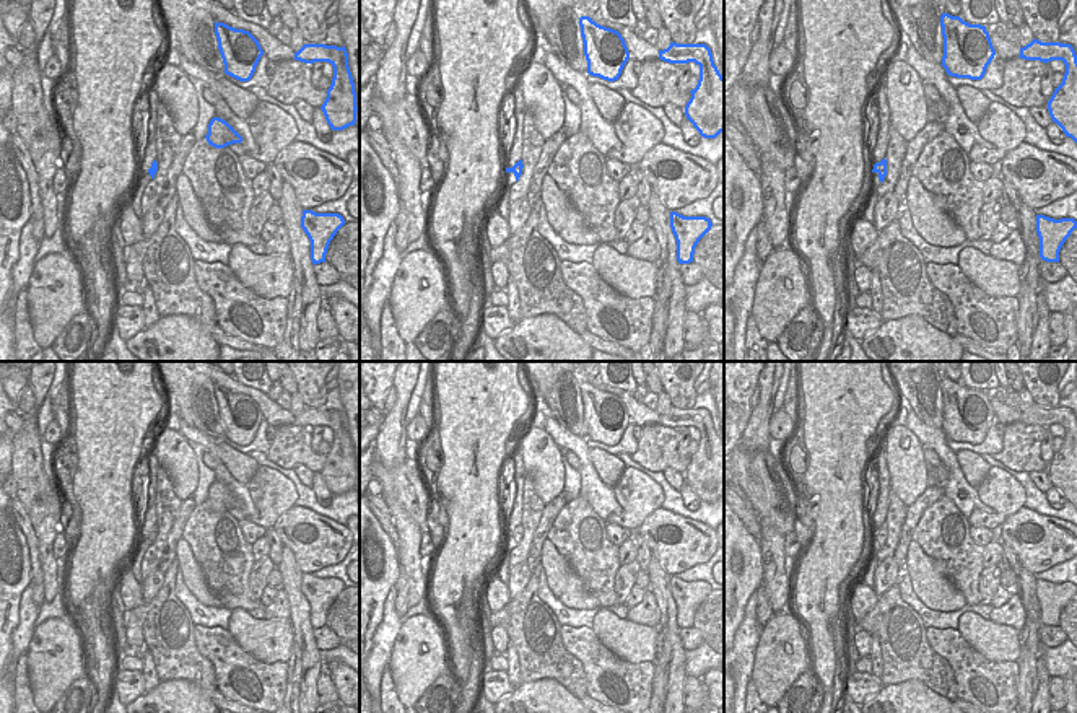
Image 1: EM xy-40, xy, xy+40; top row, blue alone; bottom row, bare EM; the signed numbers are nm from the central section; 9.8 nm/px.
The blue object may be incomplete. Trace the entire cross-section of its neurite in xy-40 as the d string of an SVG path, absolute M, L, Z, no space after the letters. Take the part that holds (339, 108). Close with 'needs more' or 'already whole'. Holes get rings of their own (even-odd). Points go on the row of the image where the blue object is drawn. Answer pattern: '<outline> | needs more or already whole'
M304 44L294 52L294 60L304 63L329 62L334 67L332 85L320 109L332 130L355 125L358 111L356 93L345 46Z | already whole

